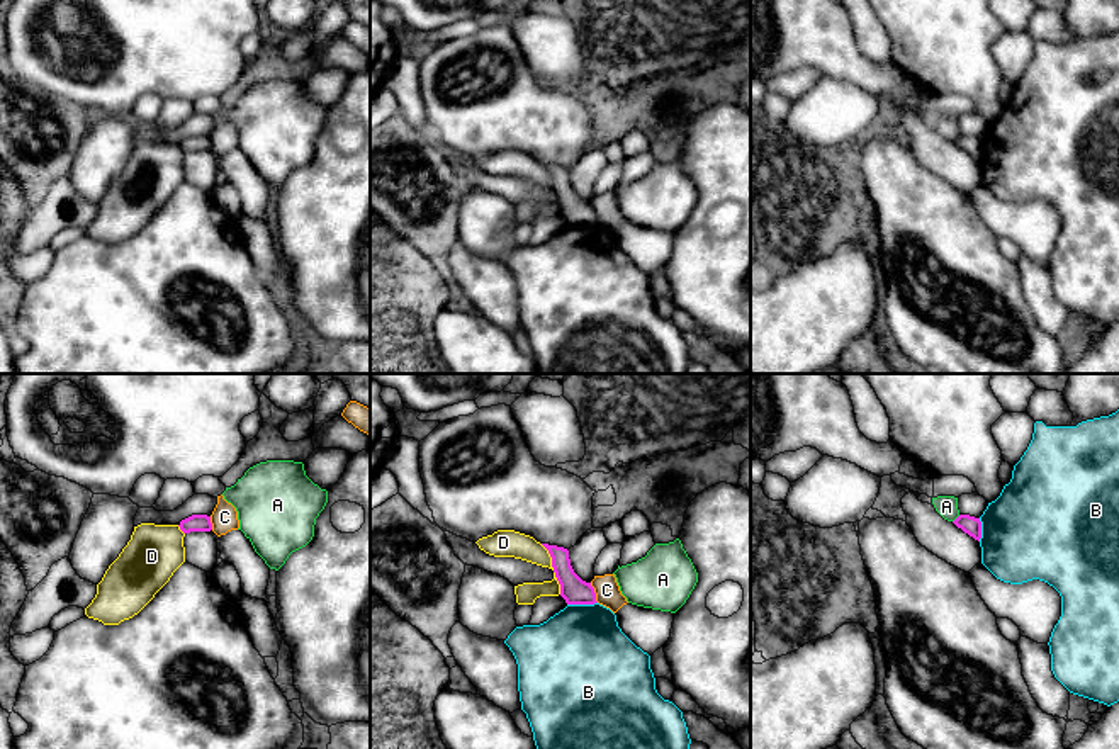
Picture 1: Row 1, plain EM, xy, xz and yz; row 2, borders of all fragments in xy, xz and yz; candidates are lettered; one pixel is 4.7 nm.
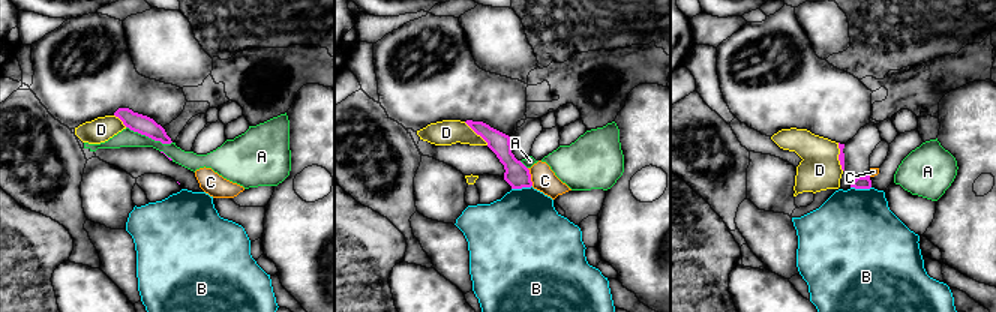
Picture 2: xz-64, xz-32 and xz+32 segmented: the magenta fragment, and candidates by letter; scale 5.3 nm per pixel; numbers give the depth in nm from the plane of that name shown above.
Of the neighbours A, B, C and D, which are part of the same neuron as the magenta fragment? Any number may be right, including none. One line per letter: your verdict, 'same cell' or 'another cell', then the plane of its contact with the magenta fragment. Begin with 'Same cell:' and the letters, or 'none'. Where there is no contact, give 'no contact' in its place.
Same cell: none
A: another cell; contact in yz
B: another cell; contact in xz
C: another cell; contact in xz
D: another cell; contact in xz

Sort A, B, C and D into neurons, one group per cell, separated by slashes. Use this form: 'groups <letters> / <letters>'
groups A / B / C / D

